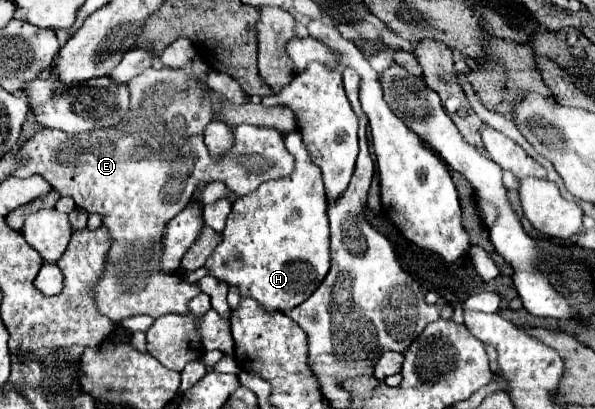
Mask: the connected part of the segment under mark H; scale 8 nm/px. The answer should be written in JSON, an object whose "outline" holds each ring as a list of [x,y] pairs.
{"outline":[[[298,130],[288,134],[288,138],[284,138],[284,144],[286,150],[296,160],[292,174],[288,178],[268,180],[260,184],[256,192],[238,196],[232,202],[232,212],[228,214],[226,228],[222,232],[222,242],[216,246],[216,250],[208,256],[204,264],[208,276],[214,276],[226,284],[236,286],[242,296],[254,298],[266,310],[276,310],[276,312],[296,308],[300,302],[310,298],[330,270],[330,230],[326,216],[328,200],[324,196],[320,168],[308,156]]]}

